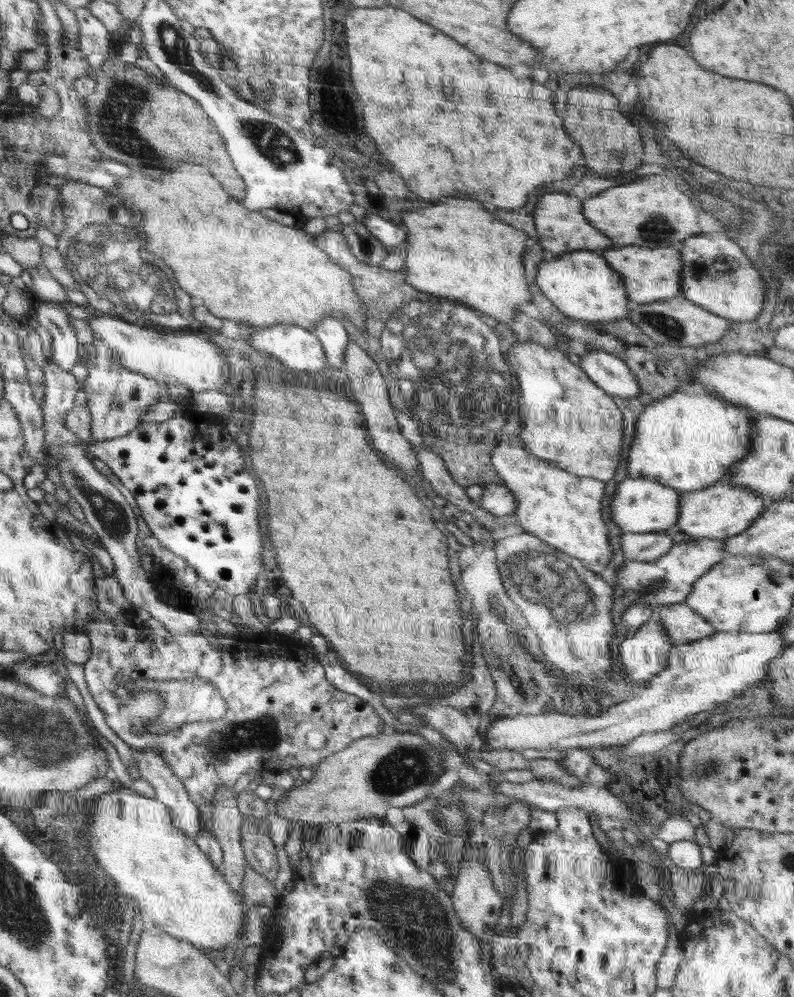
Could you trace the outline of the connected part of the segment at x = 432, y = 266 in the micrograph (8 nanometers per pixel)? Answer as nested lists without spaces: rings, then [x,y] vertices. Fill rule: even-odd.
[[[446,198],[436,206],[405,212],[401,214],[401,220],[408,232],[408,238],[404,242],[407,249],[404,268],[407,272],[406,281],[416,287],[416,290],[461,302],[507,325],[519,312],[520,304],[531,302],[531,292],[520,266],[528,236],[496,220],[482,208],[480,202]]]

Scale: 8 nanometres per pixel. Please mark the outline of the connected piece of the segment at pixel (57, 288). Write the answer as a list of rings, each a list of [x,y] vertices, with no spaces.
[[[42,264],[37,267],[27,268],[32,279],[29,292],[33,297],[43,300],[47,305],[50,303],[67,303],[67,295],[64,285],[60,284]]]

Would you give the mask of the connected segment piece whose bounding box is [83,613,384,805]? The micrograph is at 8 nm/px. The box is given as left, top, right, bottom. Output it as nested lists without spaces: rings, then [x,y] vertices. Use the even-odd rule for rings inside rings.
[[[95,614],[92,622],[85,626],[85,634],[91,640],[91,658],[84,664],[84,674],[88,690],[94,698],[94,702],[100,706],[100,710],[106,717],[110,729],[115,718],[120,714],[120,705],[123,703],[126,692],[124,685],[130,680],[138,678],[150,678],[150,680],[172,681],[199,676],[209,680],[220,691],[224,699],[227,714],[218,720],[210,722],[187,723],[181,728],[171,730],[166,734],[124,734],[128,738],[128,744],[134,748],[159,748],[159,755],[172,769],[172,772],[183,781],[184,788],[192,802],[197,805],[211,803],[216,797],[219,786],[236,785],[236,780],[249,770],[288,770],[289,768],[317,767],[326,757],[339,753],[359,738],[365,736],[378,736],[384,730],[384,722],[379,718],[378,712],[370,704],[360,699],[359,696],[342,692],[334,688],[325,677],[325,668],[305,646],[292,637],[284,637],[271,633],[270,636],[262,636],[261,633],[250,634],[241,639],[240,650],[224,652],[215,649],[204,635],[192,634],[177,636],[180,642],[172,642],[172,652],[164,648],[164,660],[154,650],[152,642],[148,640],[136,640],[136,628],[130,628],[124,624],[124,614],[111,616],[107,614]],[[314,706],[316,706],[316,720],[320,722],[320,730],[326,734],[326,746],[320,750],[300,750],[292,744],[292,732],[298,726],[298,722],[314,718]]]

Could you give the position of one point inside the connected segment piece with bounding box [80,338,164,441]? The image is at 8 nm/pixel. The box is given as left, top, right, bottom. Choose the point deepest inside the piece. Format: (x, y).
(117, 397)

